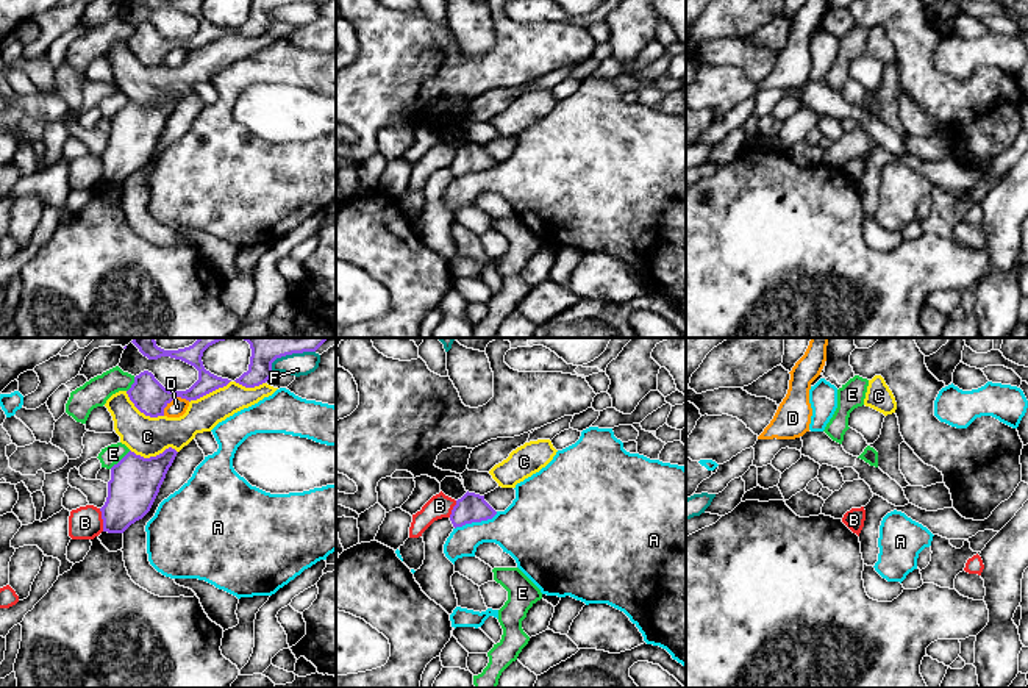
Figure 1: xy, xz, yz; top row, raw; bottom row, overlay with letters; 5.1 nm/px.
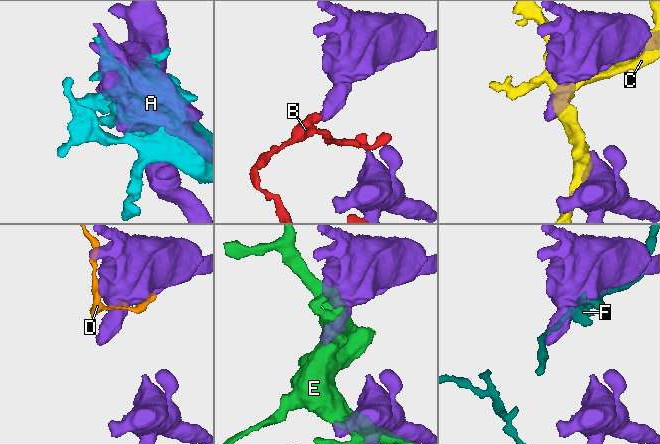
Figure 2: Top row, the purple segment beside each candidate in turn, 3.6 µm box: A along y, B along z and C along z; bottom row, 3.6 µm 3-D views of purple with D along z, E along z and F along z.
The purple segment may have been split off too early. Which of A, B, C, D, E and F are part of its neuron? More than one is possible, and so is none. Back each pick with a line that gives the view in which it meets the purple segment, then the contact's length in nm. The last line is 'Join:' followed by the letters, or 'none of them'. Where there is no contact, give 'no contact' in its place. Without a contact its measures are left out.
Join: none of them

